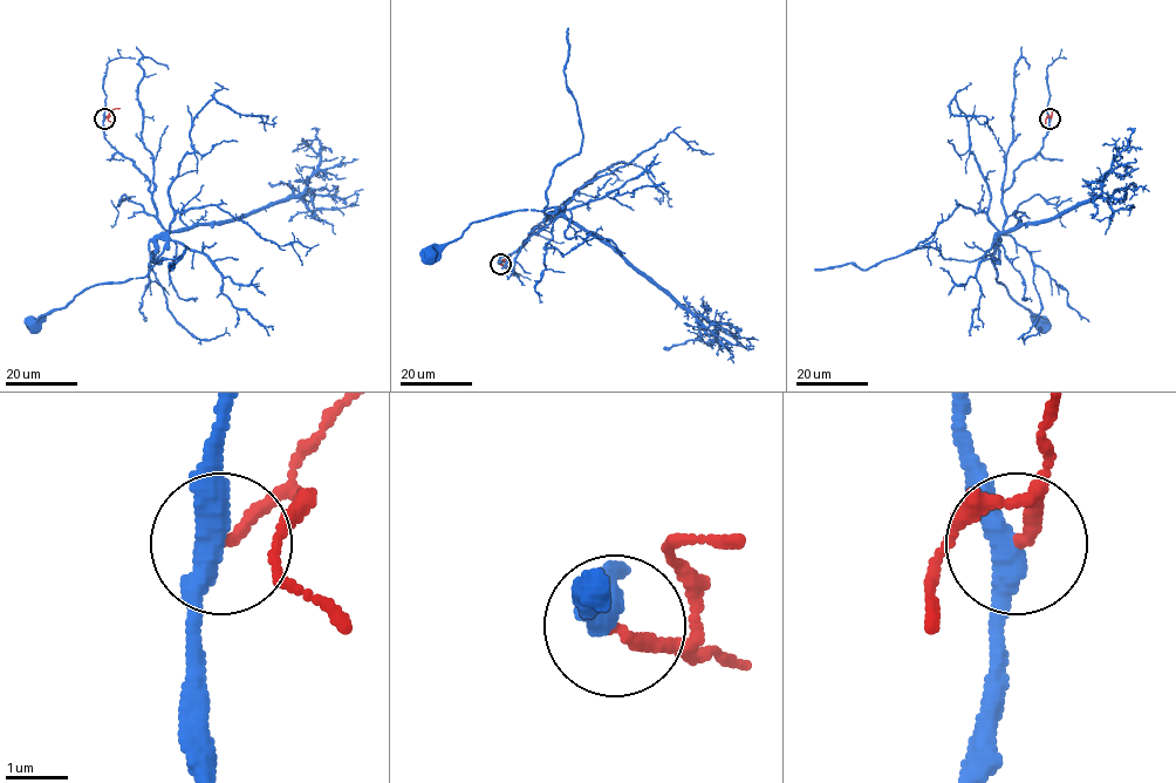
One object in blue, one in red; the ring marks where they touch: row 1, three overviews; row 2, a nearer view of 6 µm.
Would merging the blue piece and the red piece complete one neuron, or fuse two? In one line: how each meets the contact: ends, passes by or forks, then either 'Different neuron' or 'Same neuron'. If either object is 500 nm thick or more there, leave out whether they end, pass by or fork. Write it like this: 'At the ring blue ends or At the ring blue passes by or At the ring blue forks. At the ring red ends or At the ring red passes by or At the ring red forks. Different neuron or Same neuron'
At the ring blue passes by. At the ring red ends. Different neuron

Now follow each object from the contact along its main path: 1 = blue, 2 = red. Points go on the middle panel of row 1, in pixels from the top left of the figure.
1: (500, 264), (544, 226), (547, 216), (568, 218), (715, 327), (716, 340), (706, 344), (688, 329)
2: (500, 264), (514, 267)

